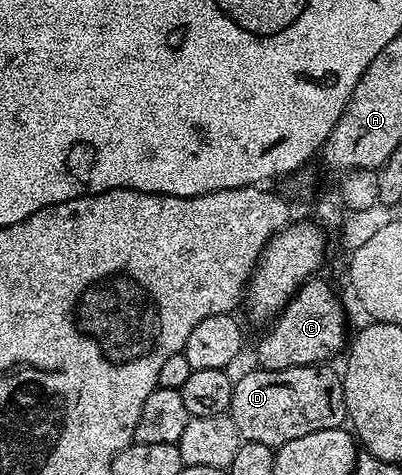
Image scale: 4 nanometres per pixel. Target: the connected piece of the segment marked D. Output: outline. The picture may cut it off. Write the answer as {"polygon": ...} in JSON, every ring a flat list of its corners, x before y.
{"polygon":[[328,364,304,365,290,369,253,367,233,383,228,415,232,417,242,442,254,441,274,447,291,443,311,431,340,429,346,424,342,374]]}

